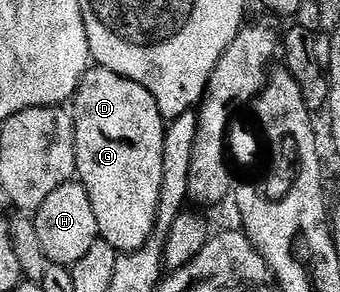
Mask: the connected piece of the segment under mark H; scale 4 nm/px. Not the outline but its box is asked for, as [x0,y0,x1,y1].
[33,181,100,268]

